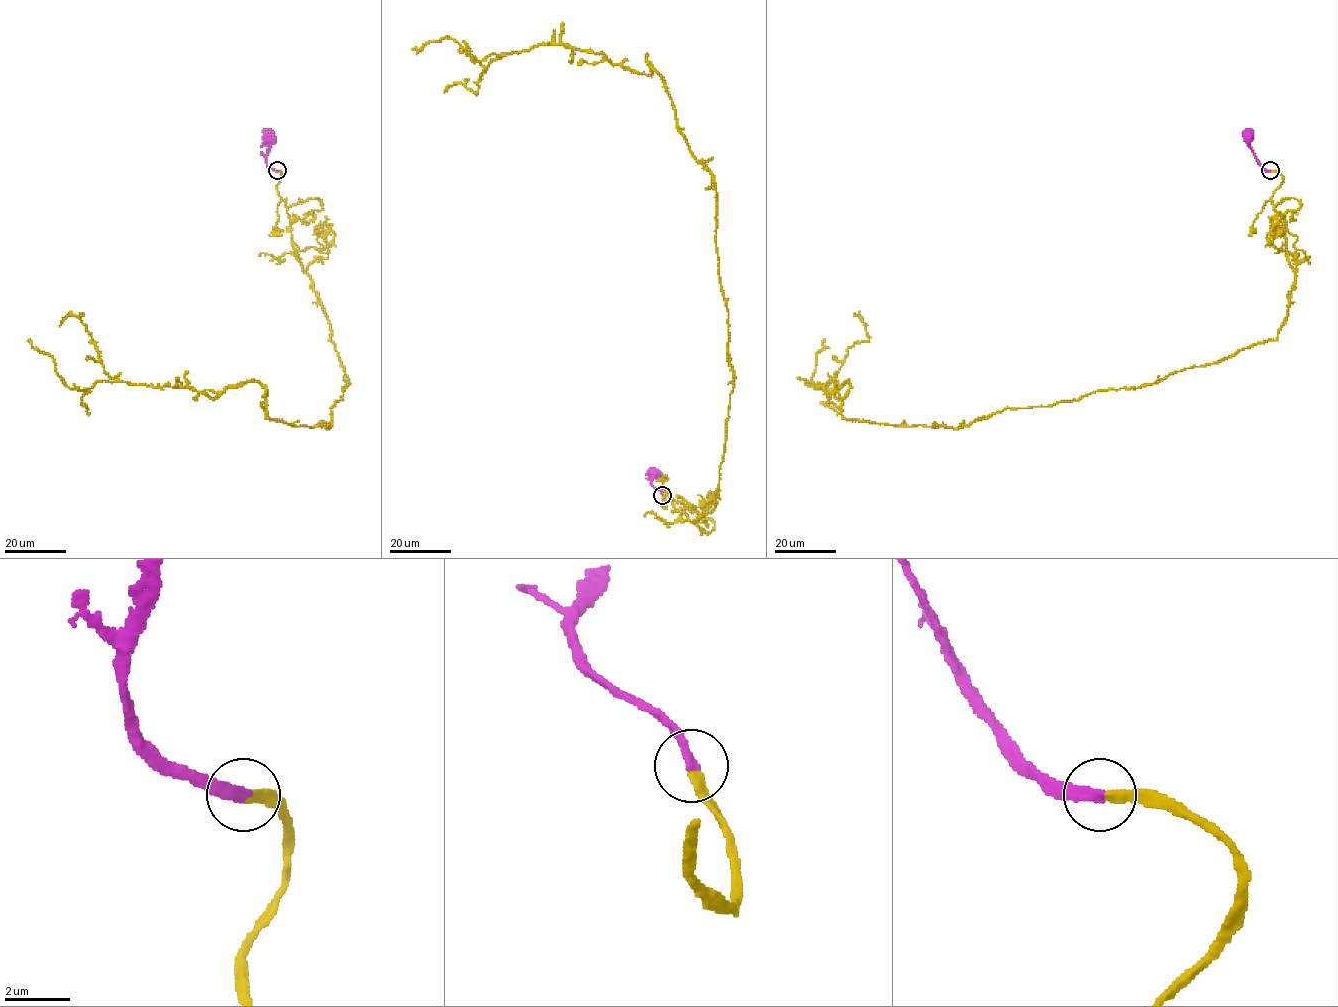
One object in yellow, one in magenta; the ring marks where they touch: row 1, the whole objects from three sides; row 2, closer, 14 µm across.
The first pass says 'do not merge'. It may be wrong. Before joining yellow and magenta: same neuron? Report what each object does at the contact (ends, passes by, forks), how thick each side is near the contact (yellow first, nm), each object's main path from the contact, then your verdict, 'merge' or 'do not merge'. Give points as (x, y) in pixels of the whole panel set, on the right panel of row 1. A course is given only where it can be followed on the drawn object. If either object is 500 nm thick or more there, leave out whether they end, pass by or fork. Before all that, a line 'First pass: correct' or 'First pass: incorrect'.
First pass: incorrect
yellow ends there; magenta ends there; 280 nm thick on the yellow side, 320 nm on the other; yellow runs (1270, 170), (1289, 312), (1215, 362), (900, 426), (848, 421), (847, 381), (817, 389), (825, 339); magenta runs (1269, 170), (1259, 162), (1248, 137); merge

